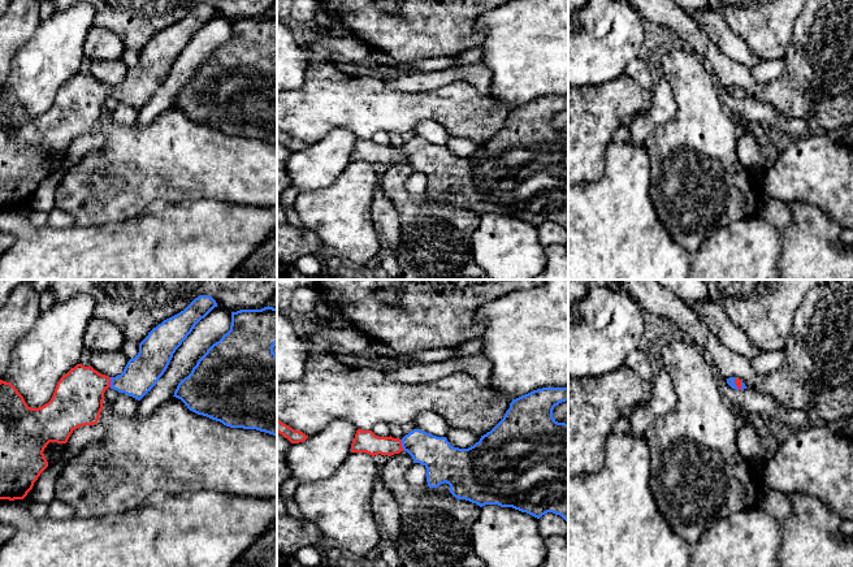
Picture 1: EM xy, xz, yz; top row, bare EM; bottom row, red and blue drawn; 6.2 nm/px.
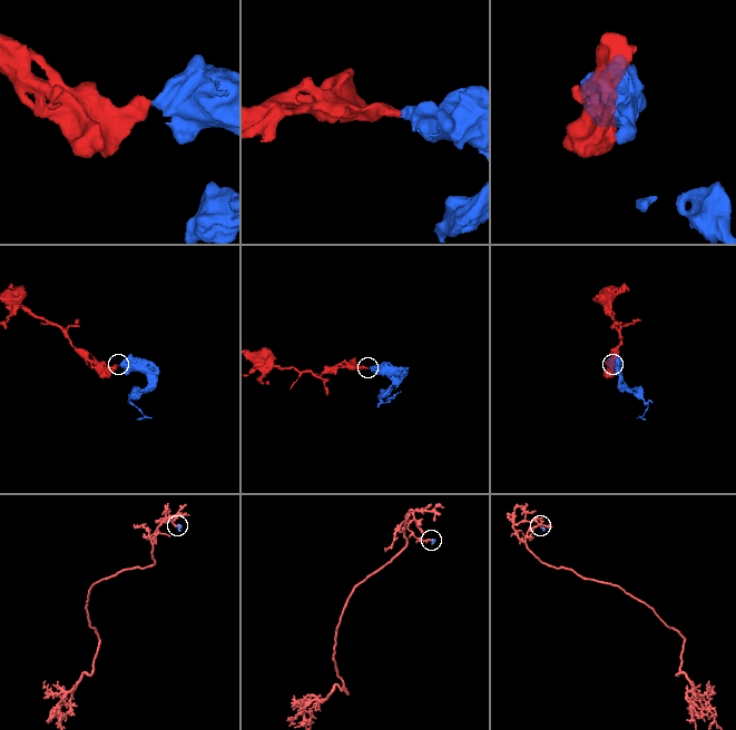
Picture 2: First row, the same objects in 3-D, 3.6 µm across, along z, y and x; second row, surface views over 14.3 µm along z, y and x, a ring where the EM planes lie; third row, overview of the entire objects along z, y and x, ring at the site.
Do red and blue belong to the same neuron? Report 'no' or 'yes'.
yes

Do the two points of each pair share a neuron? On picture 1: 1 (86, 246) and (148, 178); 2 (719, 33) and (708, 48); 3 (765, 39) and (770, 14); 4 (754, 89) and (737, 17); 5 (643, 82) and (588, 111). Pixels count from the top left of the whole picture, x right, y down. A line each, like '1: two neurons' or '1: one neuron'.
1: two neurons
2: two neurons
3: one neuron
4: two neurons
5: two neurons

